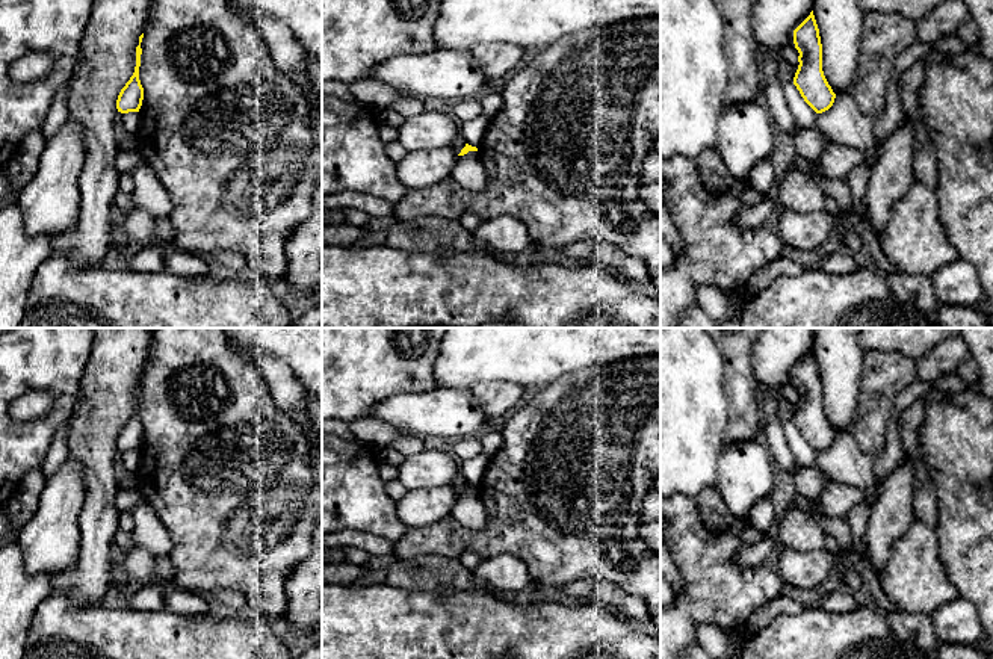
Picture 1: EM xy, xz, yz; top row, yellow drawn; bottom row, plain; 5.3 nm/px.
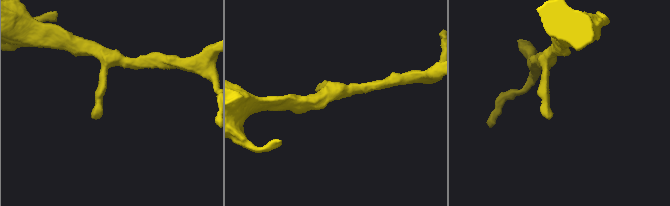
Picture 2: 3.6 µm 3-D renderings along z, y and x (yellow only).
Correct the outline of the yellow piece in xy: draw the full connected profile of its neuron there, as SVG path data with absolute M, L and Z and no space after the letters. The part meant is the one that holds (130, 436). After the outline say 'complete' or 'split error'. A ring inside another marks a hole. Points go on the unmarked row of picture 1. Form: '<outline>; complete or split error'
M144 372L139 375L139 384L136 385L136 405L135 411L130 416L130 419L125 422L125 425L121 428L118 438L116 438L116 447L121 452L128 450L139 450L144 438L144 426L139 419L139 405L141 405L141 381L142 381Z; complete

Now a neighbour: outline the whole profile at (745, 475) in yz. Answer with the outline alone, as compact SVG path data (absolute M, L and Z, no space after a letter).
M757 437L730 444L718 458L718 490L736 517L750 517L753 506L774 488L772 455Z

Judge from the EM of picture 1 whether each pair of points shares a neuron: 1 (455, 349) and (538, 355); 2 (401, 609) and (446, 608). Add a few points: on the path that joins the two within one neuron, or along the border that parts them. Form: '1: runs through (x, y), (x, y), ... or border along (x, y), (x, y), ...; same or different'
1: runs through (476, 349), (517, 349); same
2: runs through (411, 609), (436, 609); same

